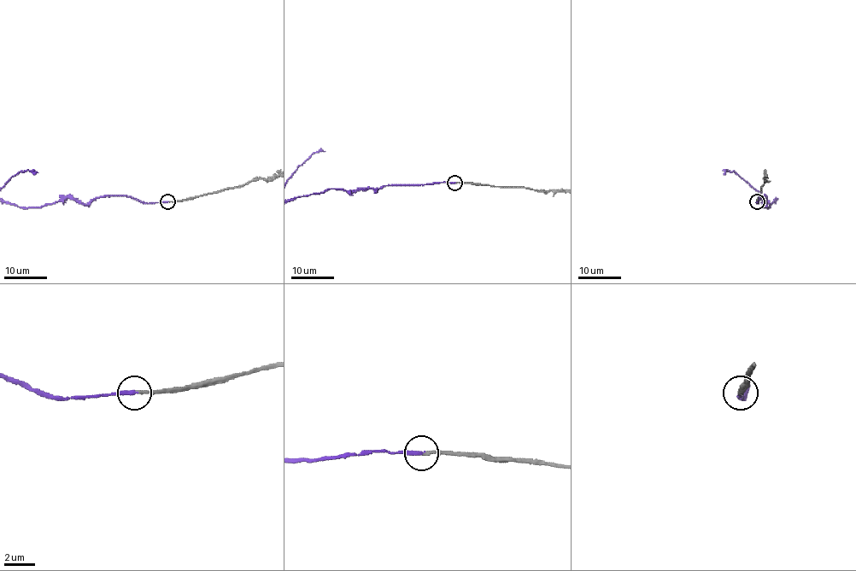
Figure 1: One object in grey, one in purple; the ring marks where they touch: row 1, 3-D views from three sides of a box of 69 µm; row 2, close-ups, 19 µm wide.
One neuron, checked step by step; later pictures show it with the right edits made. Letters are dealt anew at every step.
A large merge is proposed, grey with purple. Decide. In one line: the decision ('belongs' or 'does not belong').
belongs

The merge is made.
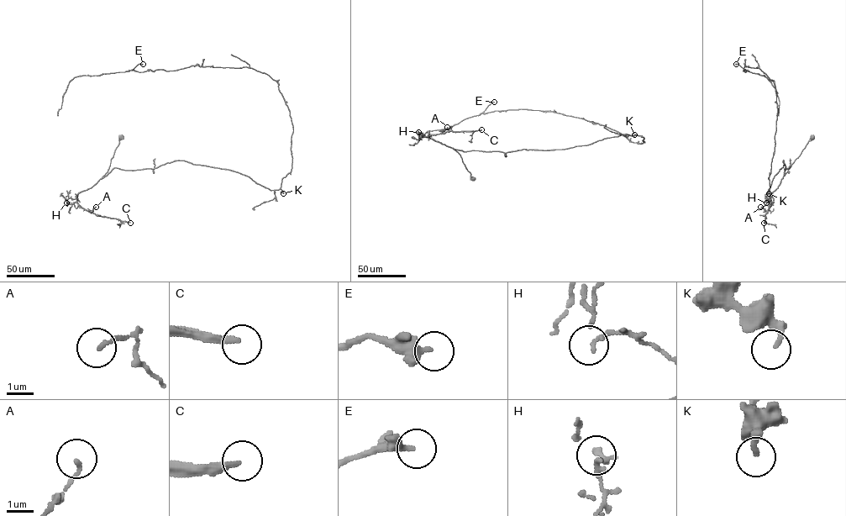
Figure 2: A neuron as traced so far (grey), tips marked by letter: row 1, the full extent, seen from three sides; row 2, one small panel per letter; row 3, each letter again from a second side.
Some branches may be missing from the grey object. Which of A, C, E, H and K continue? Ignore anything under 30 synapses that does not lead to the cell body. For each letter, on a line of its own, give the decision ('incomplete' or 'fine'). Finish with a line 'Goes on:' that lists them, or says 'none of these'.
A: fine
C: incomplete
E: fine
H: fine
K: fine
Goes on: C

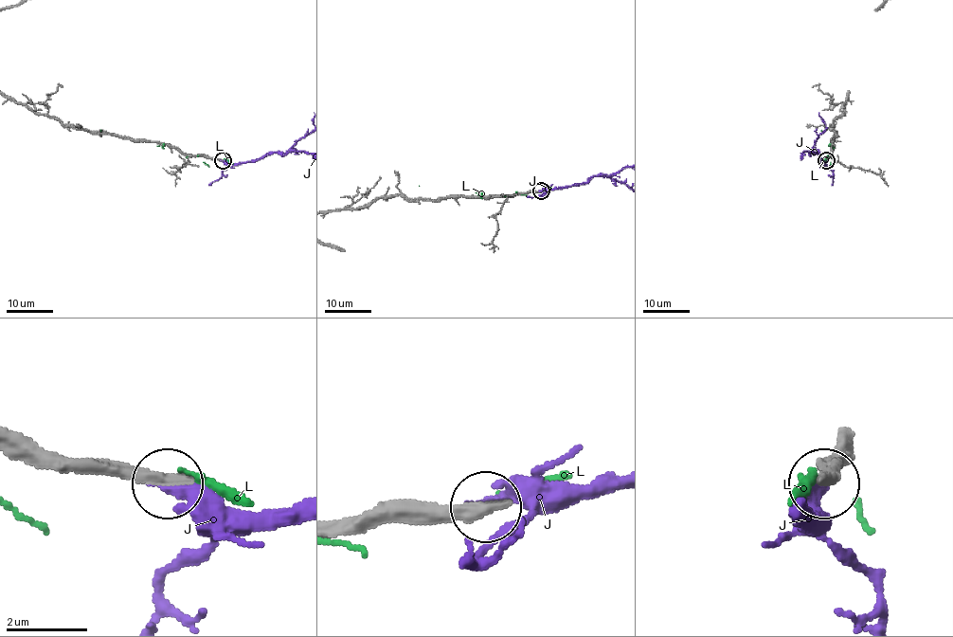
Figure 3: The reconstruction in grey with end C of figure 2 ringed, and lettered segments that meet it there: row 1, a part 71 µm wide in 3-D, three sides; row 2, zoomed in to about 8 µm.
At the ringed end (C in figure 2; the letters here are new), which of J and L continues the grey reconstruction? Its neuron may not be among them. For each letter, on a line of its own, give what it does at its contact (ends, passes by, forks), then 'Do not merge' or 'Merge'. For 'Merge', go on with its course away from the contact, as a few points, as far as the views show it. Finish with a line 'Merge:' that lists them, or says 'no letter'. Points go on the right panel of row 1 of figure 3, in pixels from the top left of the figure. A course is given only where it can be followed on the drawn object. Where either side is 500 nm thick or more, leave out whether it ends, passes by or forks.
J: It ends there. Merge
L: It ends there. Do not merge
Merge: J

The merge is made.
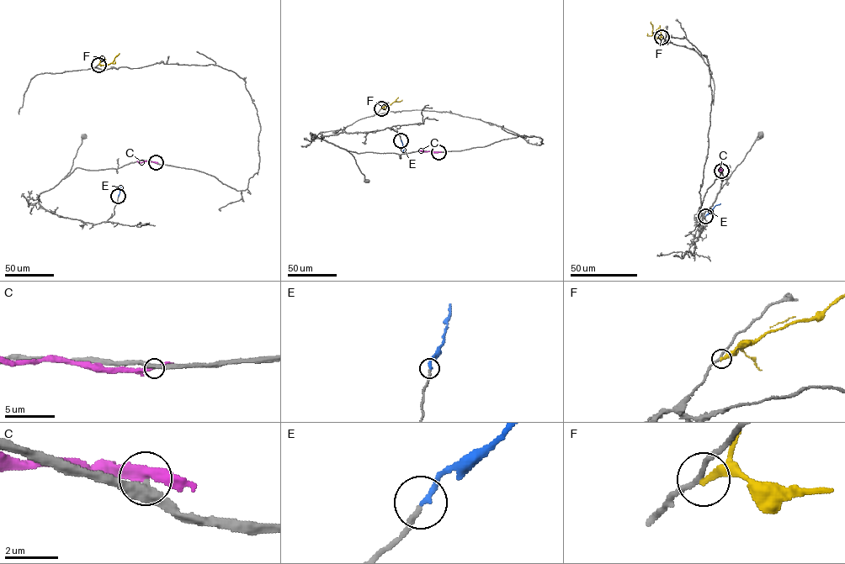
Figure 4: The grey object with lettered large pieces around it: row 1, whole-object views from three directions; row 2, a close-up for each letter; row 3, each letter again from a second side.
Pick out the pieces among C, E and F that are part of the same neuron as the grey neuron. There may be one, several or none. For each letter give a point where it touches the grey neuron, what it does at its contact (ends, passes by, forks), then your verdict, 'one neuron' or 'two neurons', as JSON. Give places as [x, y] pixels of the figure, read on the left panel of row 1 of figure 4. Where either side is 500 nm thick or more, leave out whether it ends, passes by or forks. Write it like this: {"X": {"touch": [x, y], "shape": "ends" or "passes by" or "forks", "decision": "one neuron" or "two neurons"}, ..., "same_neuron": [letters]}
{"C": {"touch": [156, 162], "shape": "passes by", "decision": "two neurons"}, "E": {"touch": [118, 196], "shape": "ends", "decision": "one neuron"}, "F": {"touch": [98, 65], "shape": "ends", "decision": "two neurons"}, "same_neuron": ["E"]}

